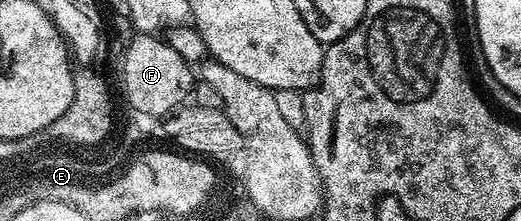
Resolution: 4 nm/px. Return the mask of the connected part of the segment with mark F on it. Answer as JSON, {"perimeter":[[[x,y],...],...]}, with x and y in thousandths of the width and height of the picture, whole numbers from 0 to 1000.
{"perimeter":[[[265,149],[244,190],[242,235],[230,267],[230,317],[242,335],[250,448],[255,452],[259,507],[267,520],[307,520],[319,529],[336,493],[351,480],[376,376],[376,339],[367,290],[338,240],[317,172],[296,149]]]}

